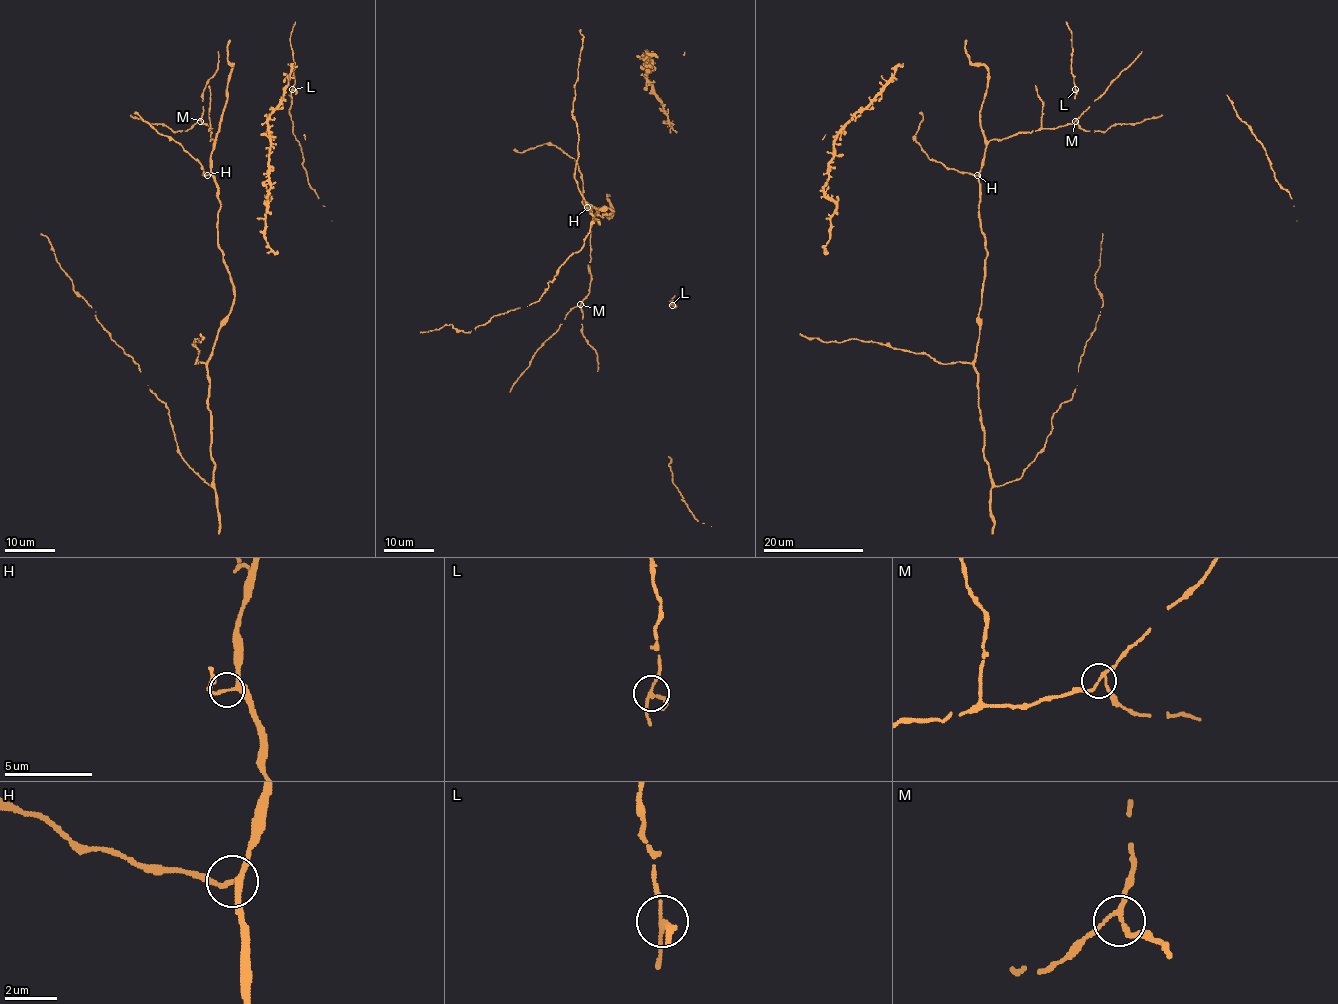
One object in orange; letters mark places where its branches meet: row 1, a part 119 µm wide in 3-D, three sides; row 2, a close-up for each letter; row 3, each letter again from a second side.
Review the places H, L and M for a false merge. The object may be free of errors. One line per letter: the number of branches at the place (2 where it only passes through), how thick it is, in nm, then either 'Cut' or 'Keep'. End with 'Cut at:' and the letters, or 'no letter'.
H: Branches: 3. Thickness 160 nm. Keep
L: Branches: 3. Thickness 140 nm. Keep
M: Branches: 3. Thickness 140 nm. Keep
Cut at: no letter

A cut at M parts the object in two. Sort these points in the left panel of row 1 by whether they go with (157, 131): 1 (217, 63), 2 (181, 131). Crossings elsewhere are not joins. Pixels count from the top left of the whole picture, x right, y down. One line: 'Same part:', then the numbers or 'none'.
Same part: none

